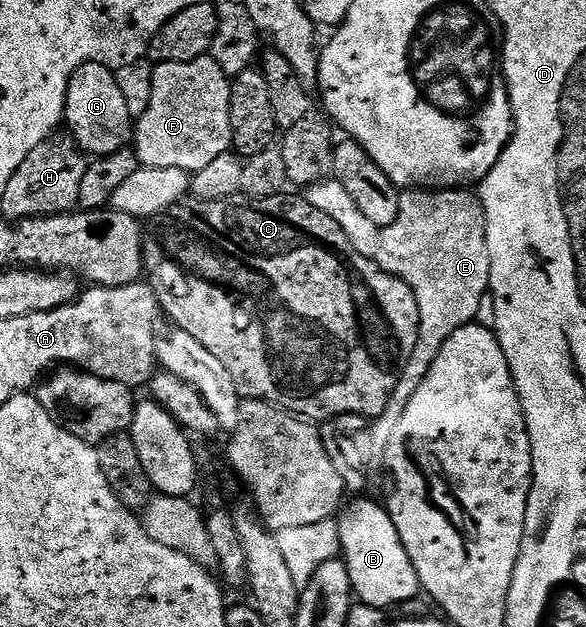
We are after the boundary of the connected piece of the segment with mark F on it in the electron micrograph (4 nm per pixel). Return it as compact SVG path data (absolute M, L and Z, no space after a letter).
M206 54L195 61L160 62L153 68L153 93L149 108L138 117L133 132L133 146L140 165L147 169L181 168L190 174L228 153L234 145L231 118L231 79L215 58Z

